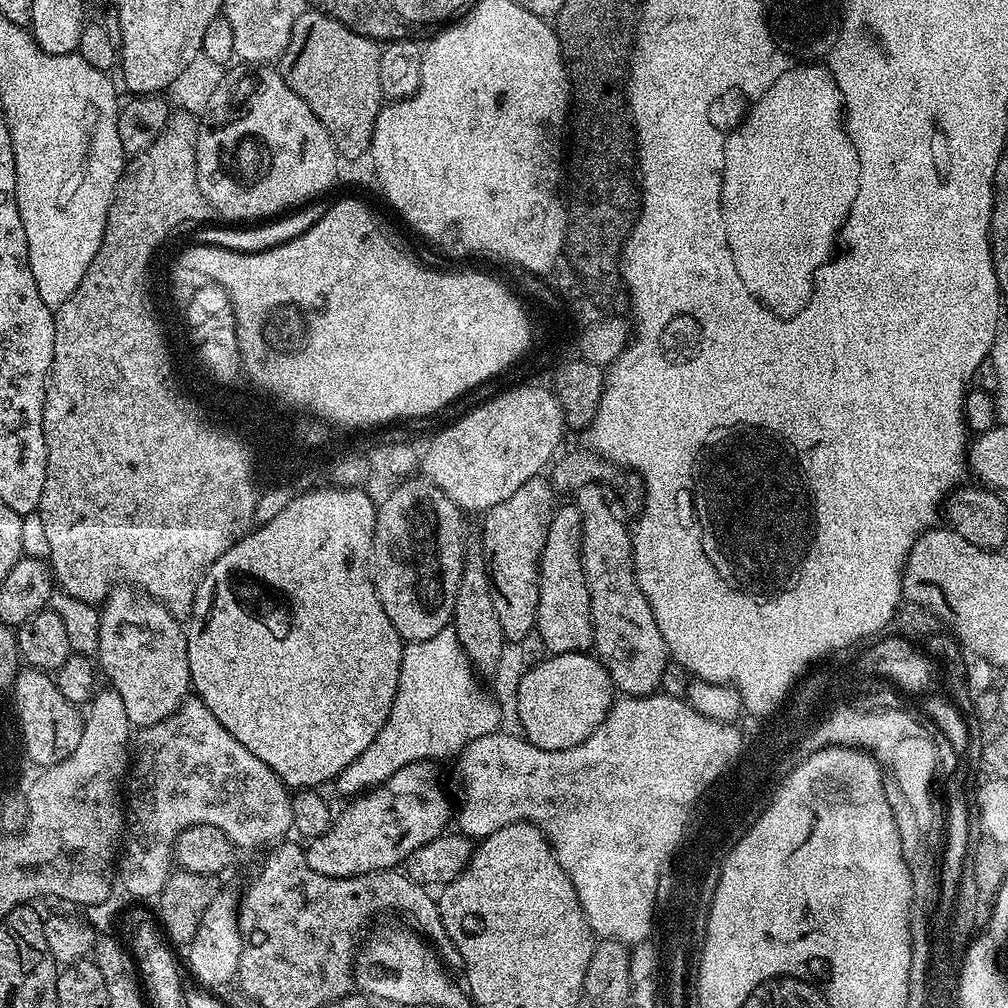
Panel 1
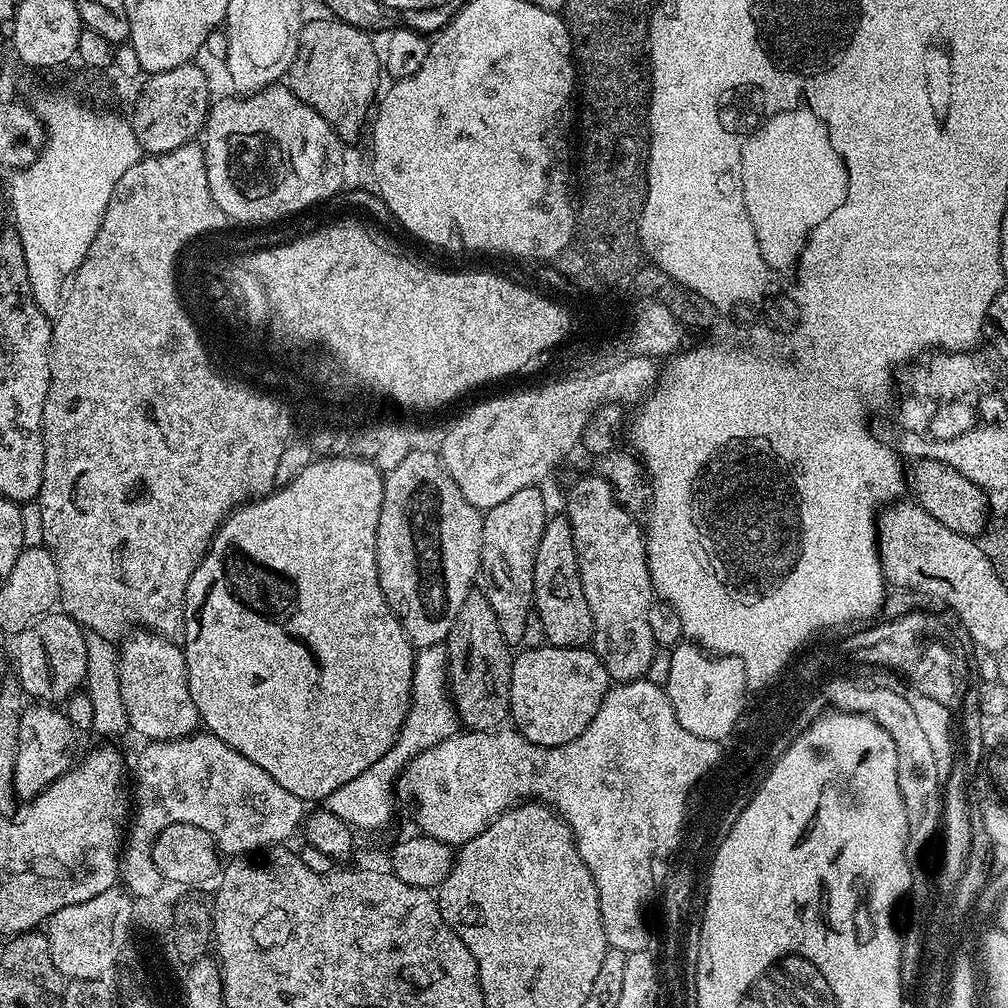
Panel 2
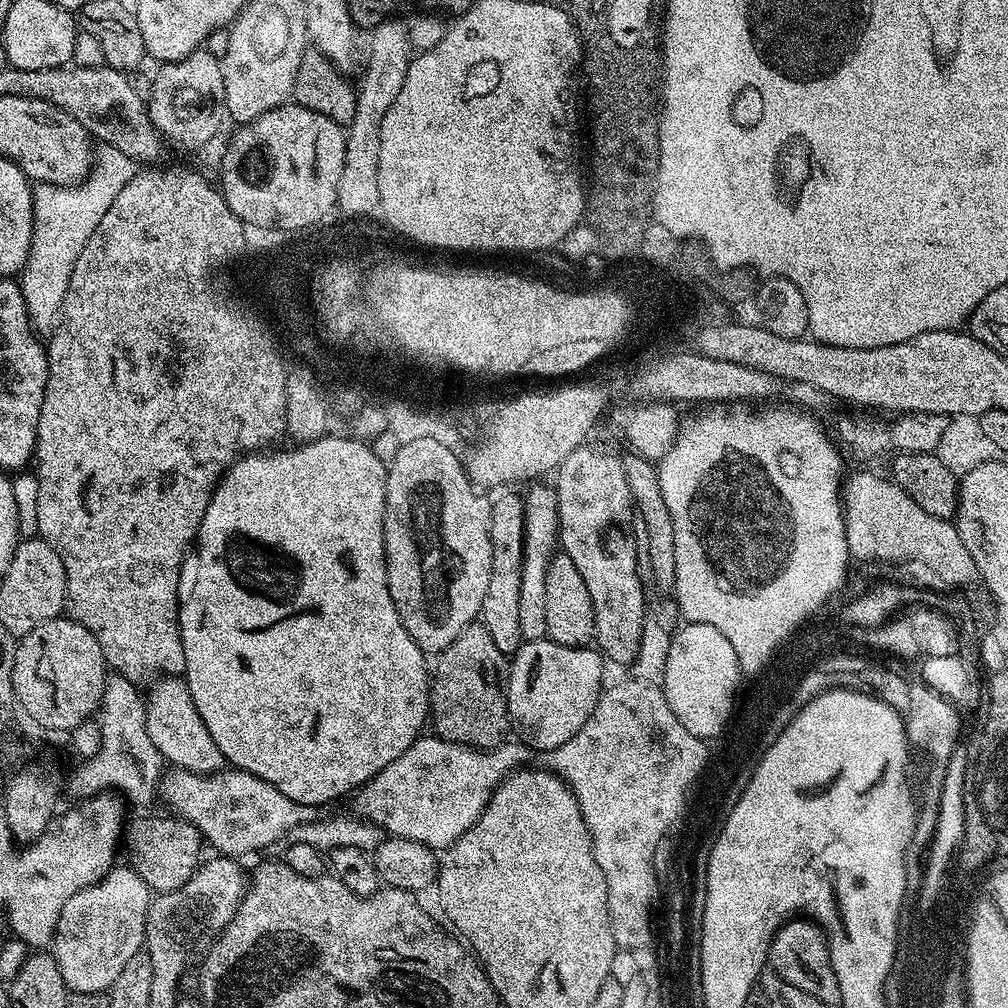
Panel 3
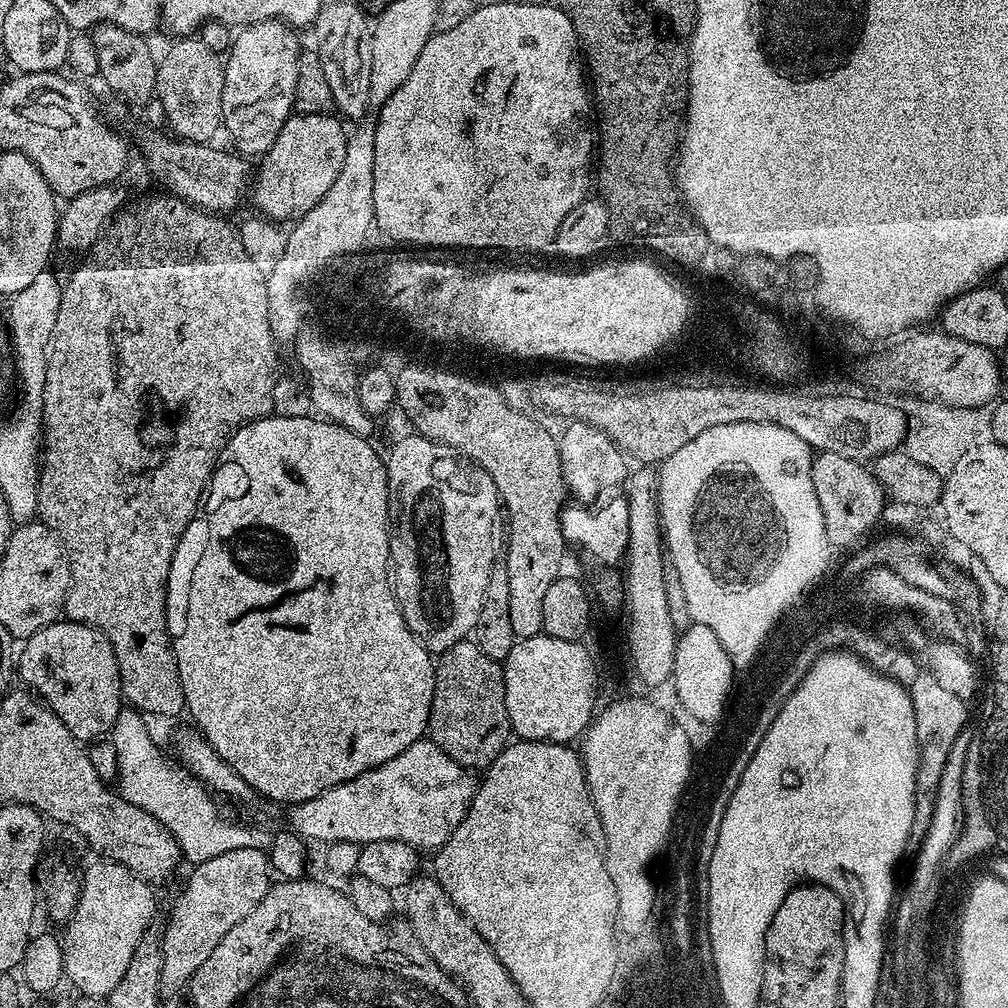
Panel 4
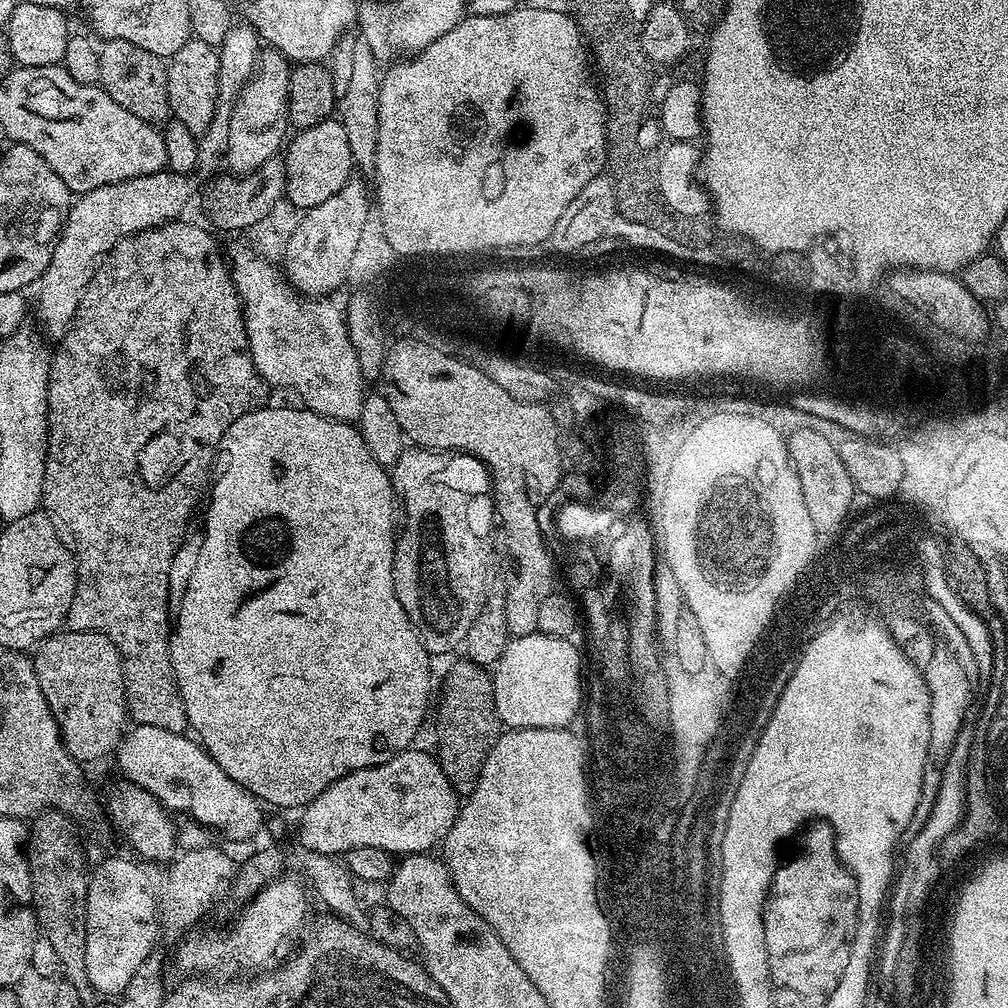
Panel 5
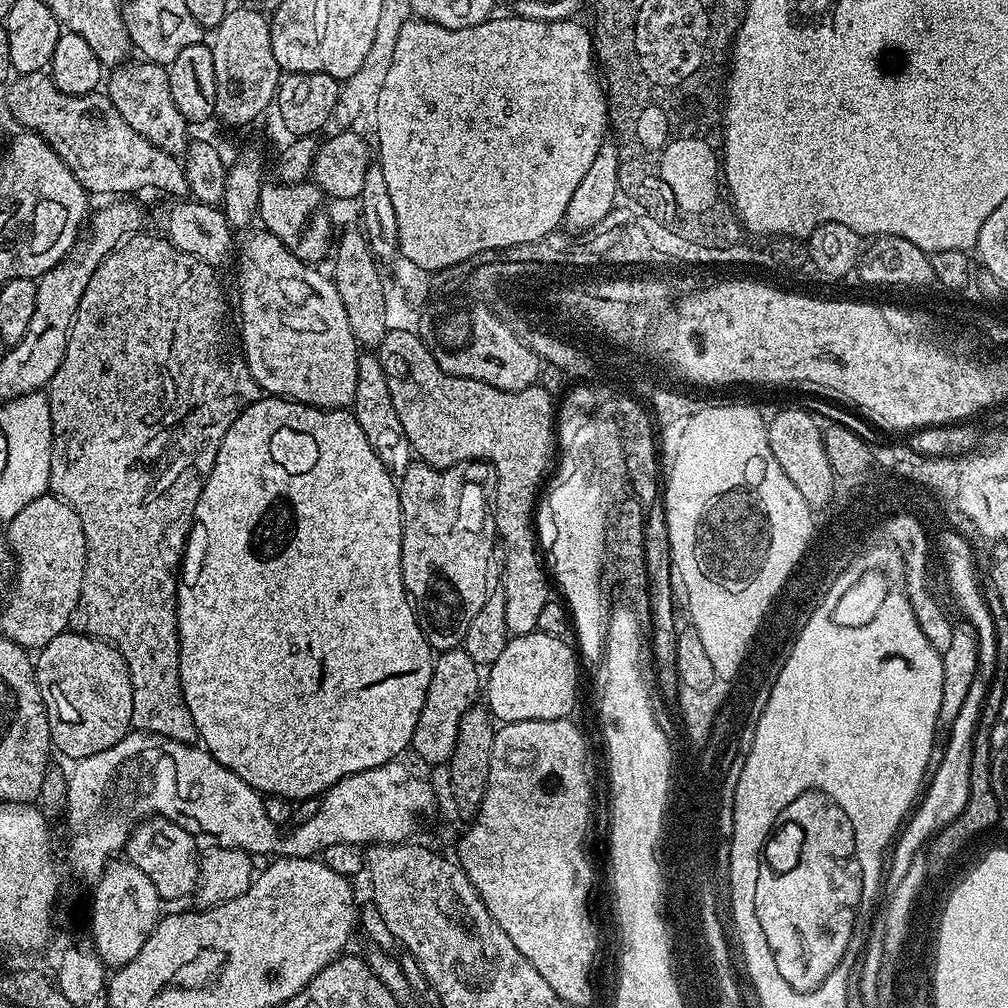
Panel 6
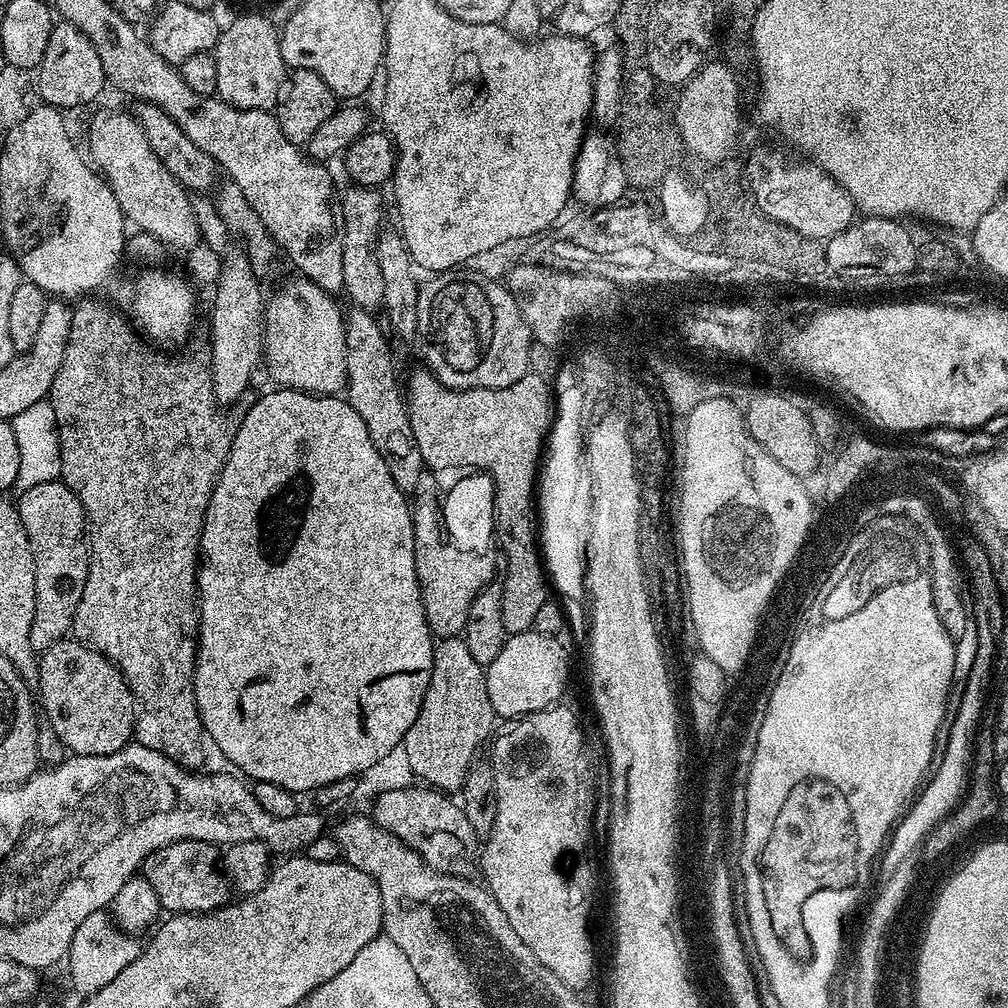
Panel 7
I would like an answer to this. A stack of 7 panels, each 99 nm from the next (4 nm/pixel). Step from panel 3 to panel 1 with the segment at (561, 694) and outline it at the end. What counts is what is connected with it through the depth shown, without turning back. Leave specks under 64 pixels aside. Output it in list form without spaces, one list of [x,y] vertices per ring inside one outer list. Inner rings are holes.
[[[557,652],[541,664],[531,665],[517,682],[519,731],[525,740],[542,750],[566,750],[578,746],[606,718],[614,703],[610,674],[595,655],[588,652]]]

